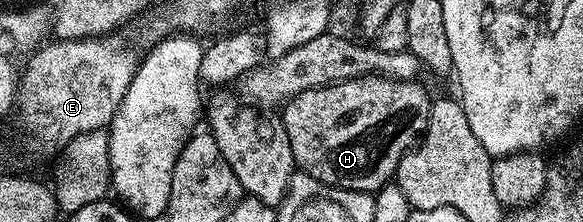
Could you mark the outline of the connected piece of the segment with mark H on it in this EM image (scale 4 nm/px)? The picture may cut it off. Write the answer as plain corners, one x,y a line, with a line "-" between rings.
358,78
298,94
281,110
296,167
342,190
374,192
388,185
399,161
427,128
432,99
419,85
418,81

